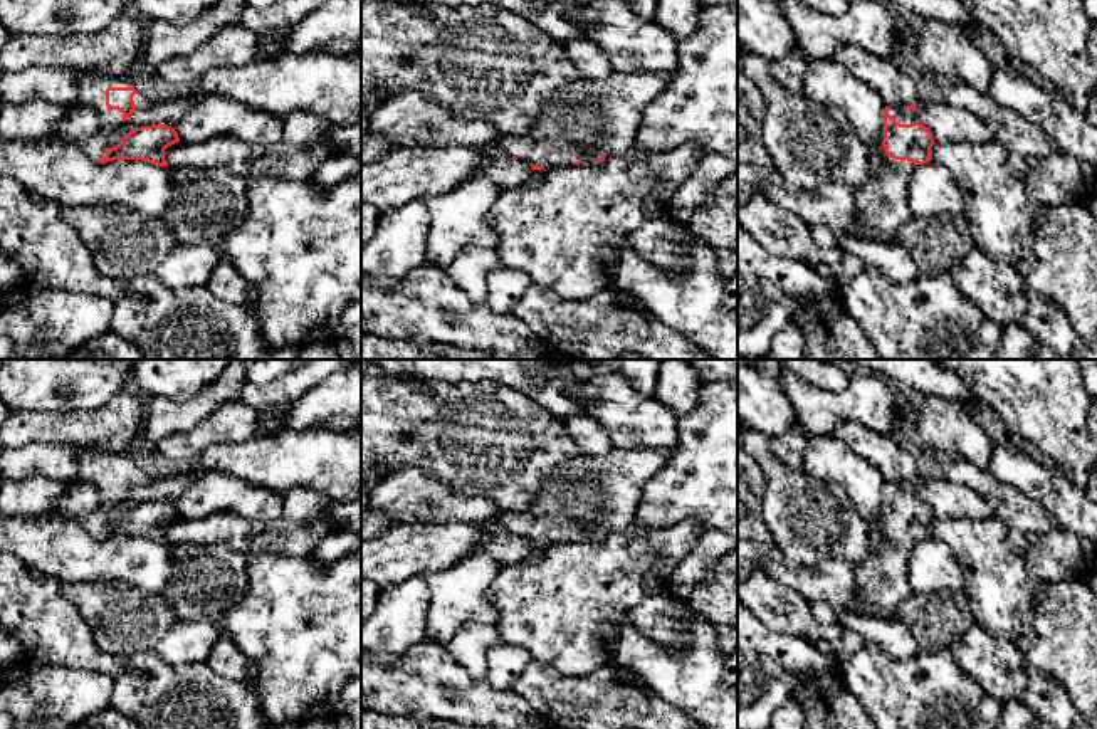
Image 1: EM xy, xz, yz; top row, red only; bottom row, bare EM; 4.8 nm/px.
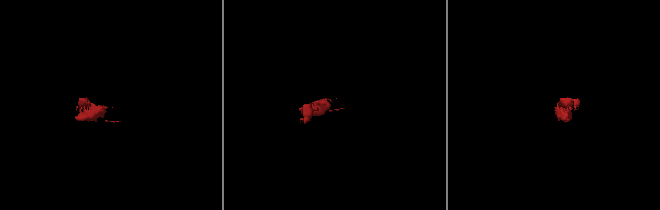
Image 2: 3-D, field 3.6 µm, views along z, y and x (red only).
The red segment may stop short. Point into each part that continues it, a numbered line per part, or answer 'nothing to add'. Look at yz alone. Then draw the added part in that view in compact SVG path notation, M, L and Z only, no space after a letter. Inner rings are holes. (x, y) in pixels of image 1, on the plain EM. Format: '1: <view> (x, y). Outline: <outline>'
1: yz (901, 491). Outline: M890 484L889 490L900 501L911 501L916 497L916 487L905 484Z
2: yz (881, 578). Outline: M882 519L877 526L884 543L853 563L857 601L850 610L892 620L897 605L916 593L907 580L907 563L917 541L890 534Z

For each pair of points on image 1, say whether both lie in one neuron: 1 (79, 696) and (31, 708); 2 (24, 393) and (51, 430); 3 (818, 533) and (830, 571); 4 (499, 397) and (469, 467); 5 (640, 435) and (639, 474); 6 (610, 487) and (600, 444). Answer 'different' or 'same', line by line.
1: same
2: different
3: different
4: same
5: different
6: different

